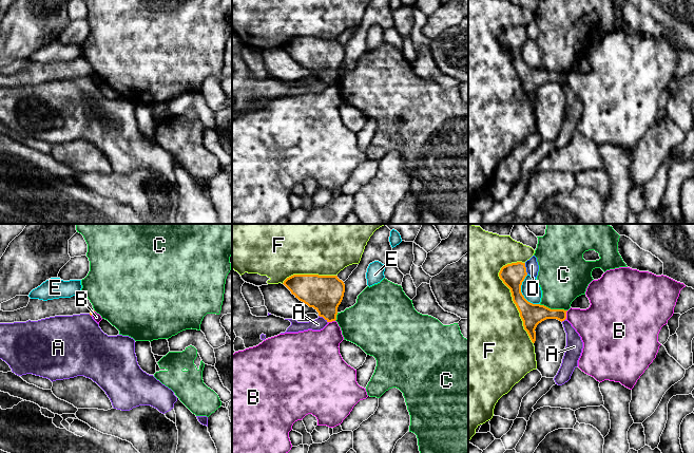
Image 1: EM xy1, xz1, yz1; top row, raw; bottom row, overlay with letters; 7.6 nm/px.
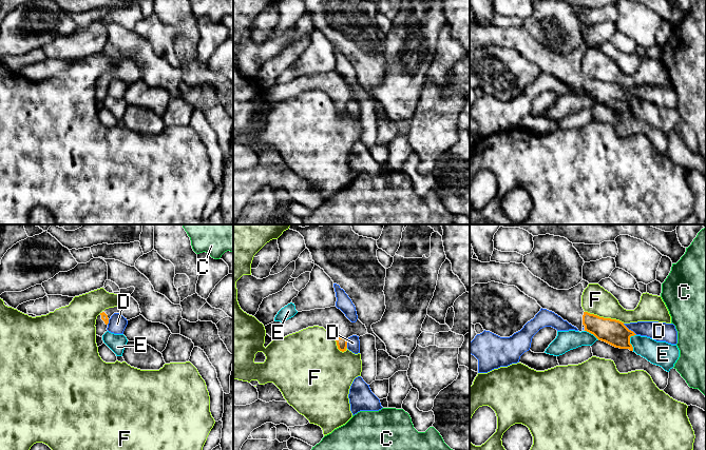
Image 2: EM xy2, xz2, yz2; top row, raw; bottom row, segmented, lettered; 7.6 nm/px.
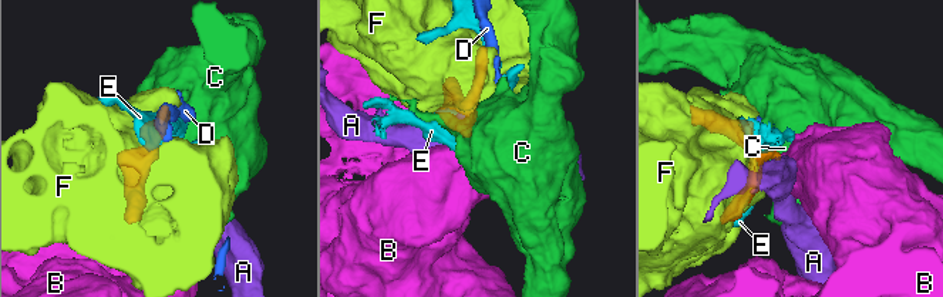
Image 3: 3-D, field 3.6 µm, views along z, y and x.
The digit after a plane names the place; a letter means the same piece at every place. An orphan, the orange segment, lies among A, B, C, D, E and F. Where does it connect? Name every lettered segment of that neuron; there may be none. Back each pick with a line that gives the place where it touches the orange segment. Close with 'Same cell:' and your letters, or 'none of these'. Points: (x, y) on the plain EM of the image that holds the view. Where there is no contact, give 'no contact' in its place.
Same cell: none of these

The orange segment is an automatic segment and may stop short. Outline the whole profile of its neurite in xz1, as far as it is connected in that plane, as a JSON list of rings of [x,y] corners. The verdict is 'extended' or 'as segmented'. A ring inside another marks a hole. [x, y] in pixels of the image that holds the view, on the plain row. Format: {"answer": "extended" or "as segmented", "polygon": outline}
{"answer": "as segmented", "polygon": [[[293,38],[283,48],[327,86],[336,83],[338,71],[345,56],[345,48],[338,39]]]}

